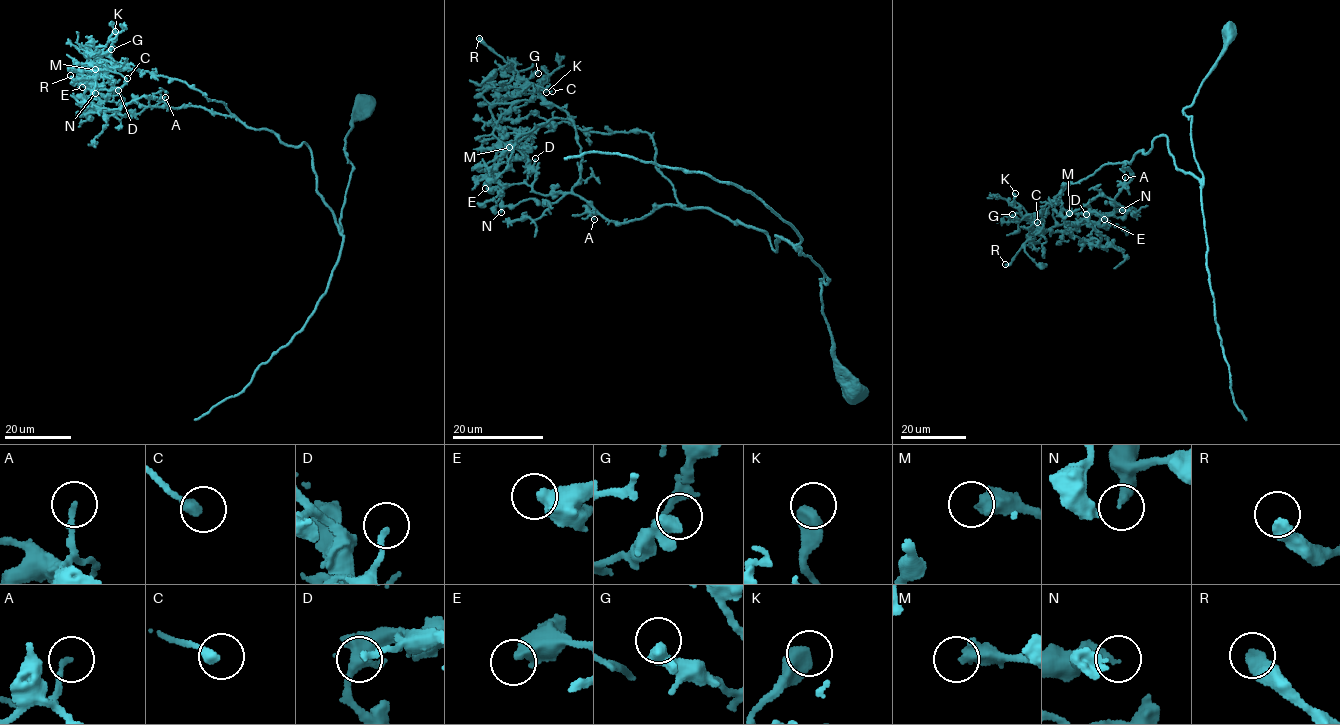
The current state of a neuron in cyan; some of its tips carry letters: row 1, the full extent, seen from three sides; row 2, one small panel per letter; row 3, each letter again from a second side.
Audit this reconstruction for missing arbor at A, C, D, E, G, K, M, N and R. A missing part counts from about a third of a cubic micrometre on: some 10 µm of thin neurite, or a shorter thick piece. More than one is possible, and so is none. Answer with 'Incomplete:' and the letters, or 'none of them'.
Incomplete: D, M

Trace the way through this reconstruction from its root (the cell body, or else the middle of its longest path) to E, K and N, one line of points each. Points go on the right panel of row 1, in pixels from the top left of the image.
E: (1228, 30), (1183, 110), (1202, 179), (1156, 137), (1125, 162), (1131, 179), (1104, 219)
K: (1228, 30), (1183, 110), (1202, 179), (1160, 135), (1036, 214), (1015, 193)
N: (1228, 30), (1183, 110), (1203, 177), (1156, 137), (1125, 162), (1105, 219), (1122, 210)

